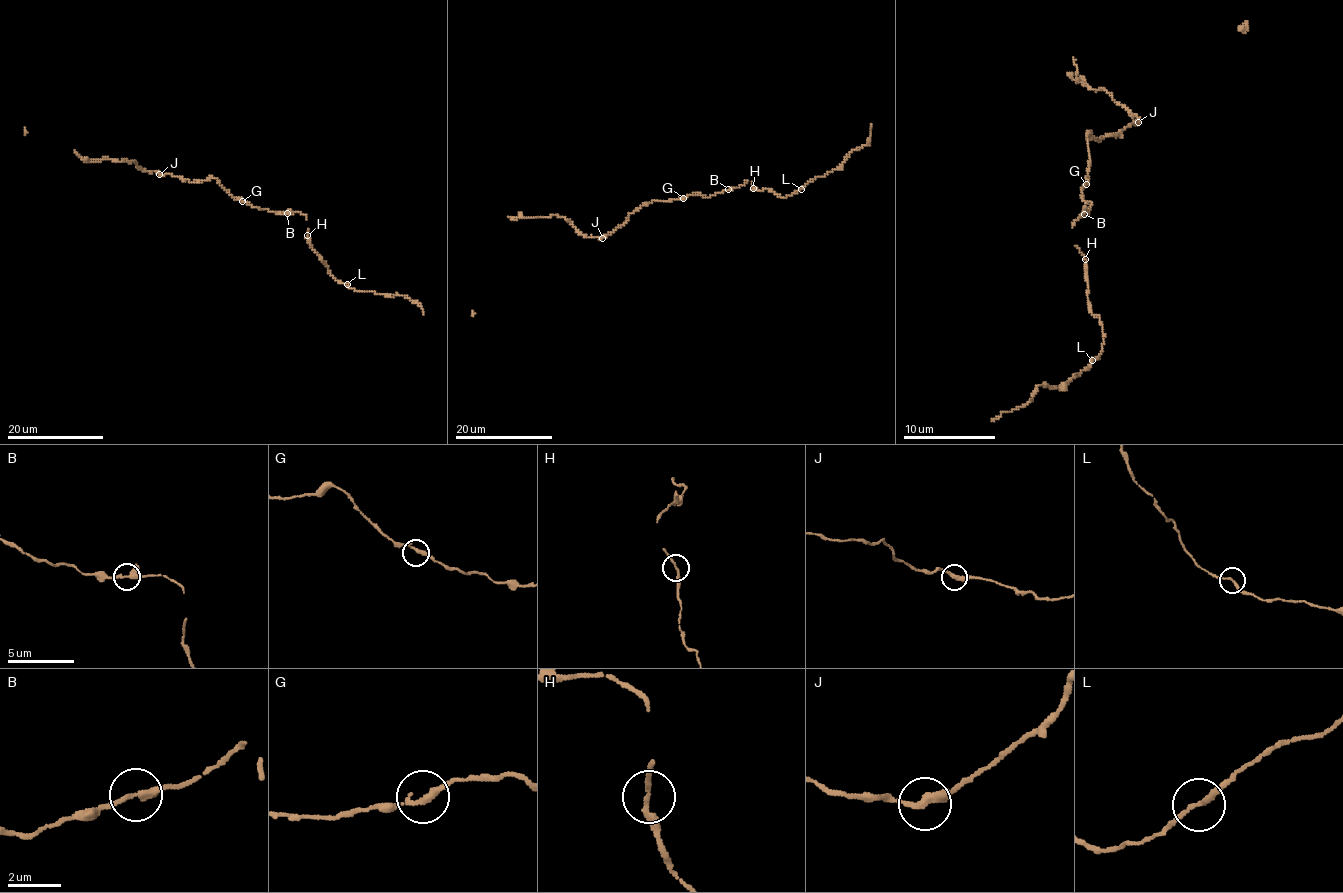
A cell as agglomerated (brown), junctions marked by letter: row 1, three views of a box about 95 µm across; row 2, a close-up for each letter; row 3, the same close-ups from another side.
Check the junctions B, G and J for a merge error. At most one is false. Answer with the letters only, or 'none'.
none

